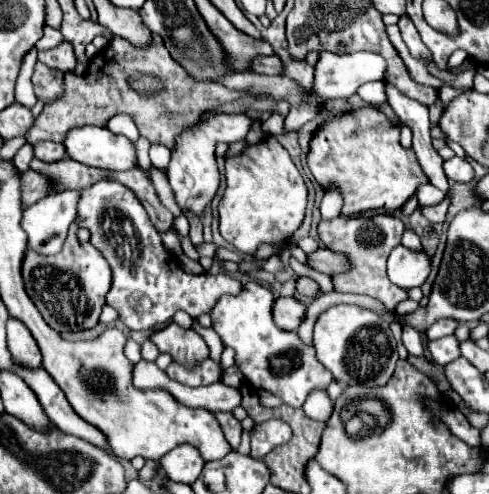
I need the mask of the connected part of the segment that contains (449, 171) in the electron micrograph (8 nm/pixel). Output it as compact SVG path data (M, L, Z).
M455 156L451 160L445 160L443 168L445 168L447 178L453 180L453 182L469 182L473 178L471 164L467 160L461 160L459 156Z

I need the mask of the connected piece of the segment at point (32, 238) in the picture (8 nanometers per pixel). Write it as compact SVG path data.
M63 190L23 210L21 228L27 234L29 248L43 256L51 256L61 250L69 224L77 214L79 196L81 192L77 190Z

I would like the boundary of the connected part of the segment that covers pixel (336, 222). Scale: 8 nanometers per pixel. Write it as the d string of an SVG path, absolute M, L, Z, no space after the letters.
M373 214L369 218L347 218L347 216L337 216L331 222L321 220L318 225L318 235L323 244L337 254L343 254L349 260L349 272L332 276L333 290L335 292L351 292L351 294L365 294L375 300L379 300L389 312L395 310L395 306L401 300L407 300L407 290L397 288L395 284L389 282L387 272L385 272L385 262L391 250L401 244L401 236L405 232L403 220L393 216L393 214Z

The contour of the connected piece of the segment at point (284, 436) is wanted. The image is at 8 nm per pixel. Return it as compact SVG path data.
M269 420L263 424L255 424L251 430L251 456L263 458L275 446L287 444L291 440L291 428L283 420Z

